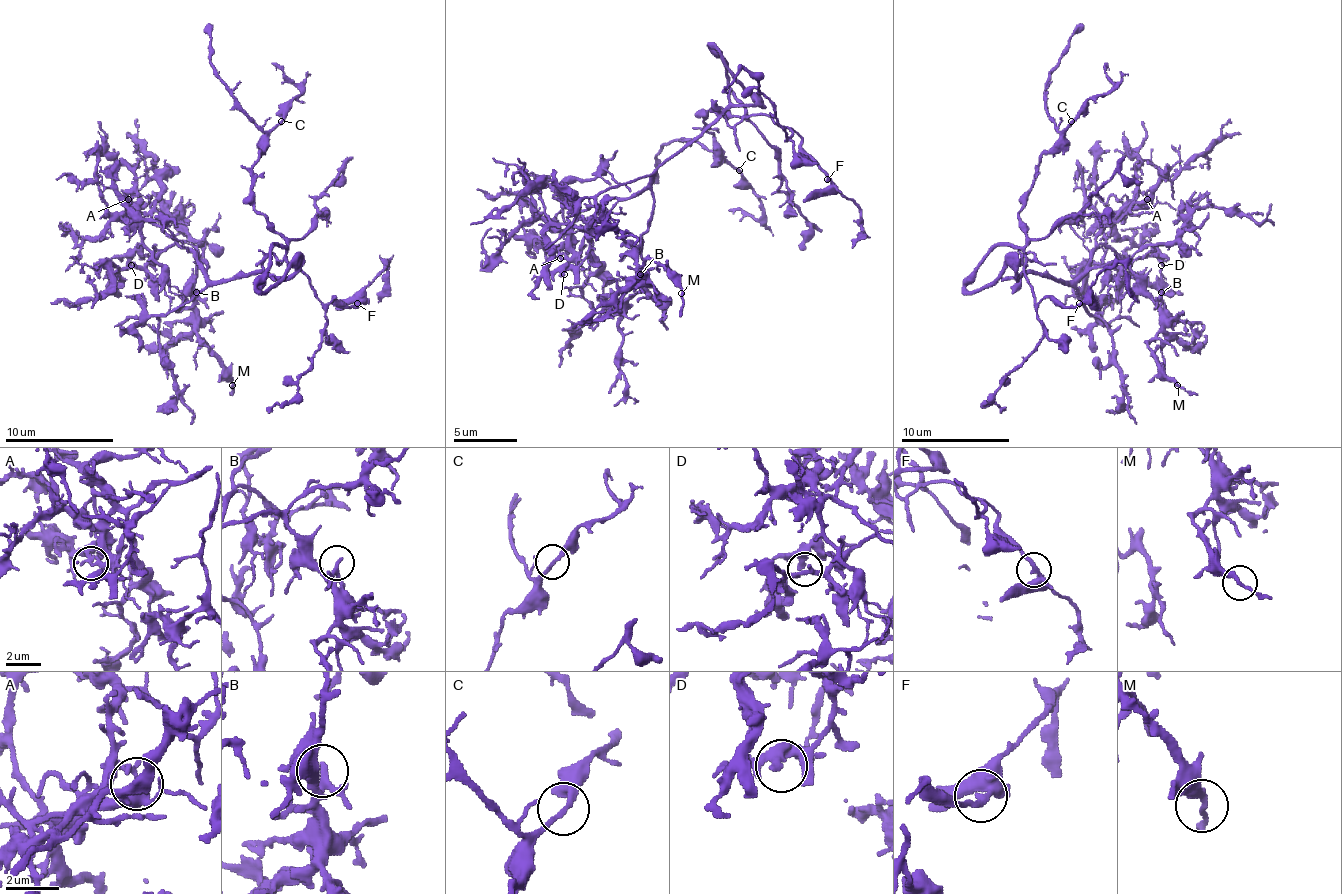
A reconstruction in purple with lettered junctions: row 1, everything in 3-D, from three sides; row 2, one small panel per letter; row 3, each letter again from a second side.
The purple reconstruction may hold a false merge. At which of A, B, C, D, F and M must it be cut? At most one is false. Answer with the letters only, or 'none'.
A

